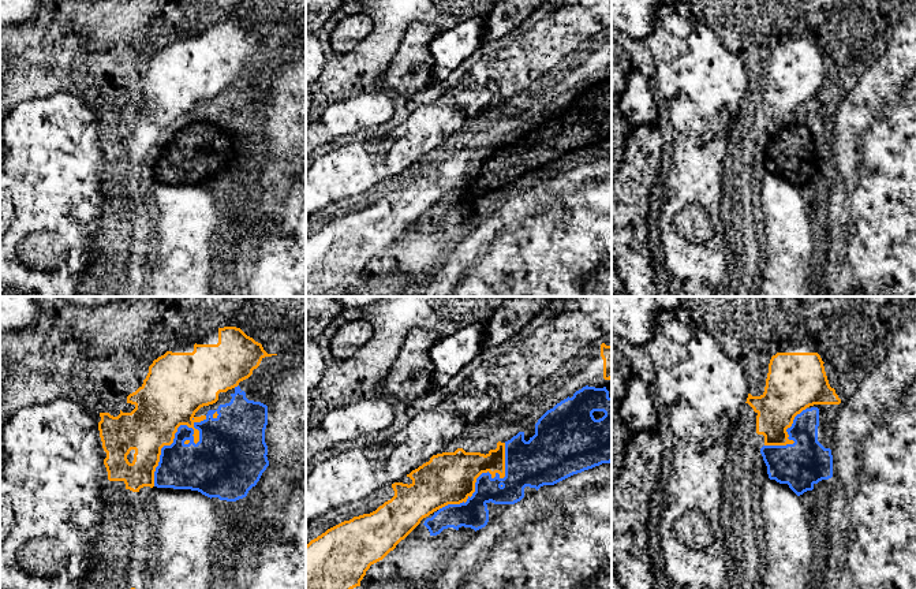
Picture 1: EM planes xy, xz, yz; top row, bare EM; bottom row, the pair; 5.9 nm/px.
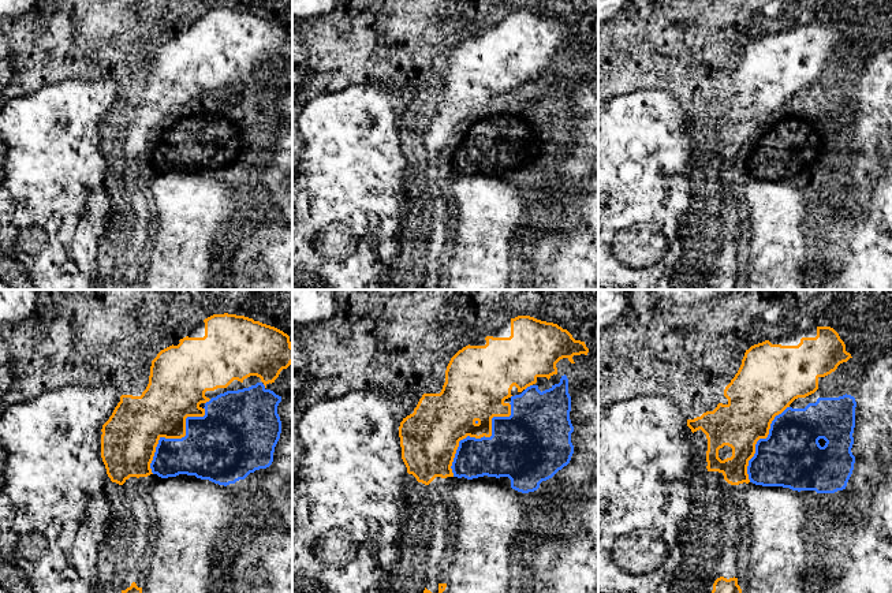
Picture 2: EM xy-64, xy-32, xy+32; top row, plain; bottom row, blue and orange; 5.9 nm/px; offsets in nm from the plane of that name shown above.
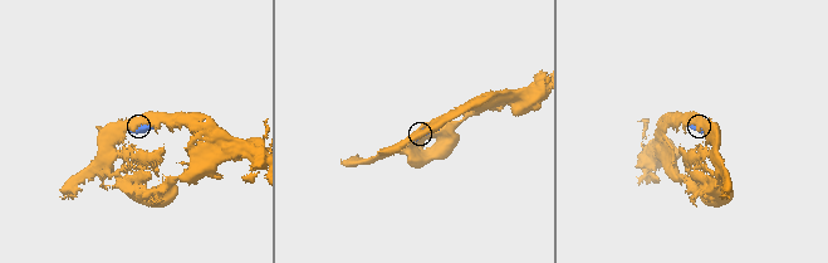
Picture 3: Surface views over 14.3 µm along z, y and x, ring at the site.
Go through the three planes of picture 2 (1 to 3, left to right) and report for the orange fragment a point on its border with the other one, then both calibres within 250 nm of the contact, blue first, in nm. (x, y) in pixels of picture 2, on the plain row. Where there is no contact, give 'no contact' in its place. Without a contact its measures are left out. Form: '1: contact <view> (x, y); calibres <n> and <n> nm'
1: contact xy-64 (175, 133); calibres 400 and 320 nm
2: contact xy-32 (481, 131); calibres 400 and 320 nm
3: contact xy+32 (758, 134); calibres 360 and 320 nm

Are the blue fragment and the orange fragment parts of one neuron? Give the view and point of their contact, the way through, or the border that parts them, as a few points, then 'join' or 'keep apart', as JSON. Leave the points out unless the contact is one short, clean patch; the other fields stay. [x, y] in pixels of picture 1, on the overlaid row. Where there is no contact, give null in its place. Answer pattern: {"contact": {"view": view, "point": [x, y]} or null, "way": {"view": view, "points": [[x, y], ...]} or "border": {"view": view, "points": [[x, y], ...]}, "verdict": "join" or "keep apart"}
{"contact": {"view": "xy", "point": [171, 444]}, "verdict": "keep apart"}

